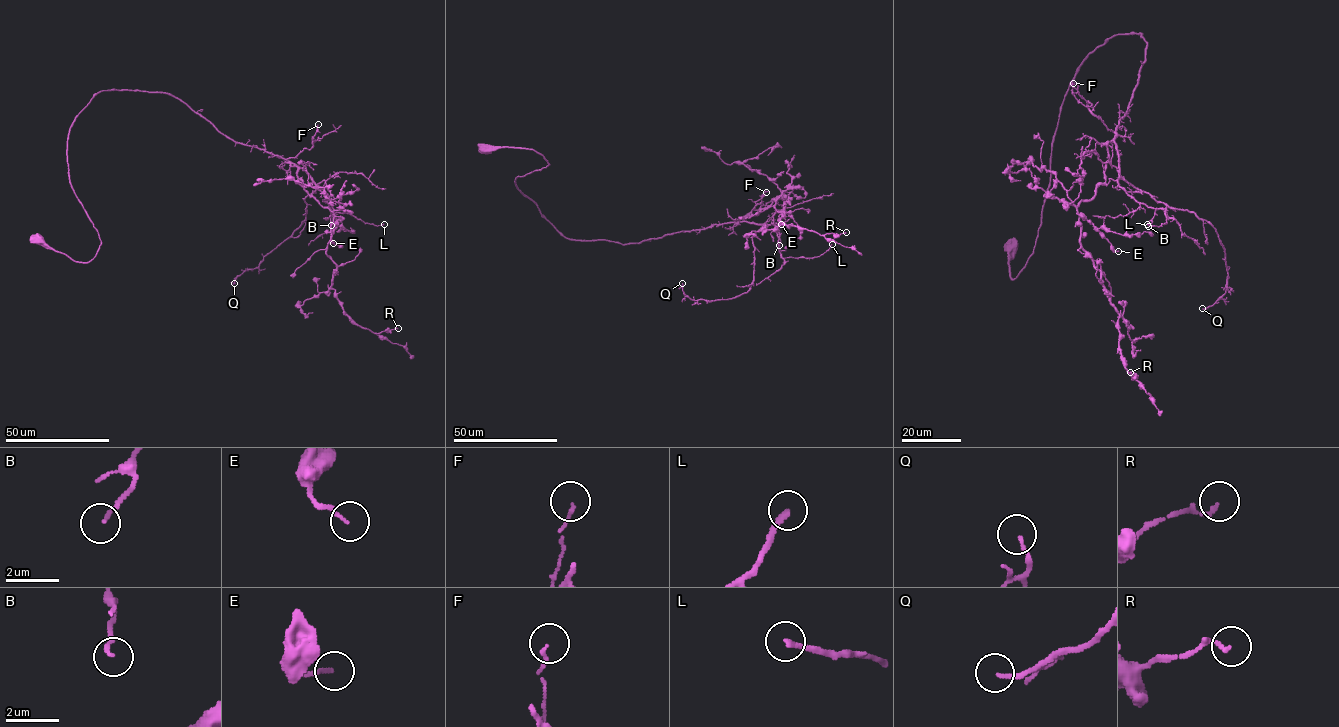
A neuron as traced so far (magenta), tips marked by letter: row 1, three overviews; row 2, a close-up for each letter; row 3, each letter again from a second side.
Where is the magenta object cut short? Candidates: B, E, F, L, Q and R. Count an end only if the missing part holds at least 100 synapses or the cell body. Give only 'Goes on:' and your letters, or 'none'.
Goes on: none

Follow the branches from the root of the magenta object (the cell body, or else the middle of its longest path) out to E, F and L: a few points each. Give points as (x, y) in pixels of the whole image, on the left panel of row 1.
E: (36, 239), (96, 254), (68, 133), (97, 93), (133, 90), (170, 93), (296, 166), (340, 218), (333, 243)
F: (36, 239), (75, 261), (97, 251), (67, 140), (102, 91), (170, 93), (285, 158), (318, 124)
L: (36, 239), (96, 254), (67, 140), (114, 90), (170, 93), (301, 167), (332, 213), (384, 224)

